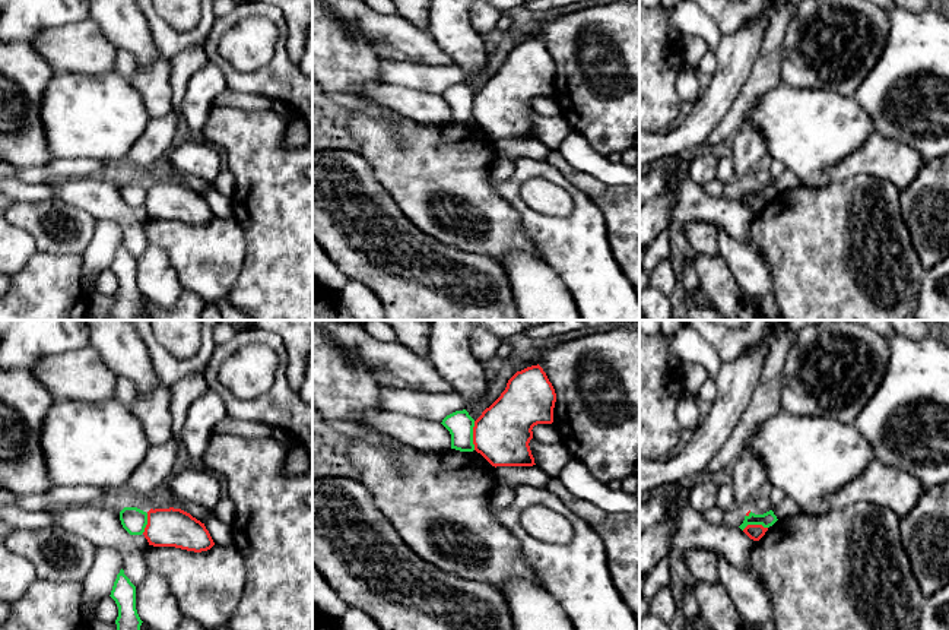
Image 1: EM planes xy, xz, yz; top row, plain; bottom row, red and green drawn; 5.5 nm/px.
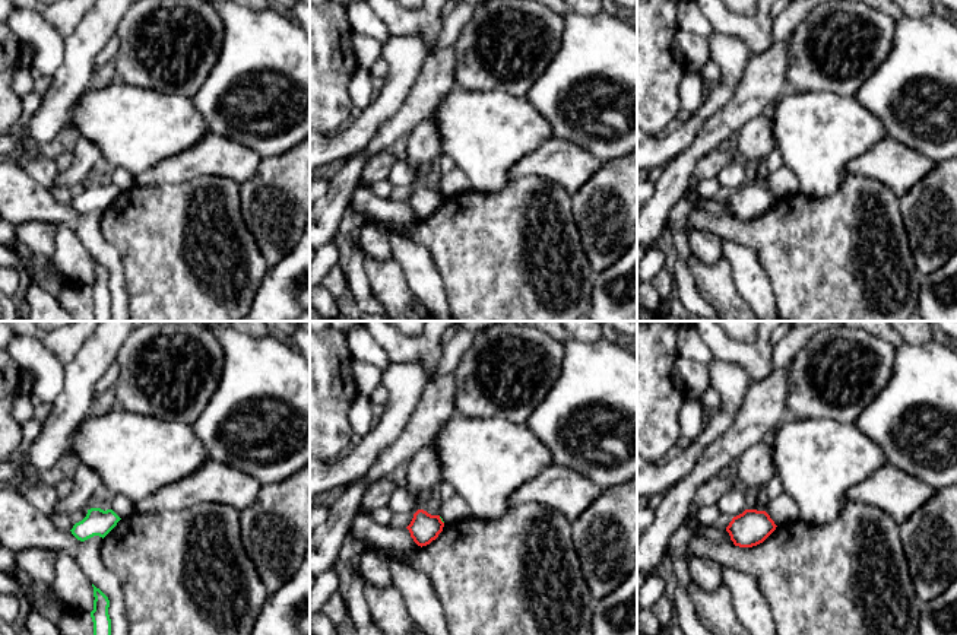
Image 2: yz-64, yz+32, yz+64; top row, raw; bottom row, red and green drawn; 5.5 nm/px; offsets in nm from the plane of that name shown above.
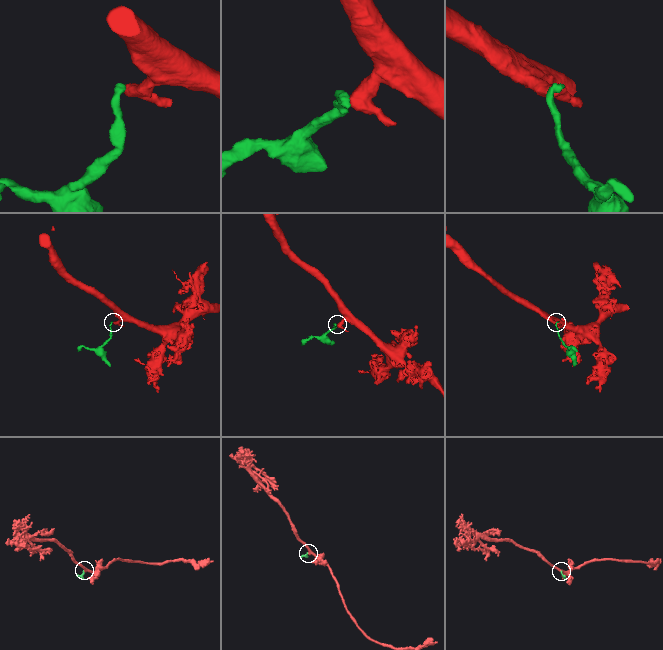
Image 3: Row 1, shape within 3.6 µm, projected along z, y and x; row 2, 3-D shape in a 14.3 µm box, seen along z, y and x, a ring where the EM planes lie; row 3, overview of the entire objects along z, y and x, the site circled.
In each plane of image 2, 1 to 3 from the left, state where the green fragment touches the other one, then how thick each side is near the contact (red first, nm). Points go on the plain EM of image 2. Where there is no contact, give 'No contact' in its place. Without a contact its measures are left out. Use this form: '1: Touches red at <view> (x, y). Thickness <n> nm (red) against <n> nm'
1: No contact
2: Touches red at yz+32 (440, 193). Thickness 160 nm (red) against 20 nm
3: No contact

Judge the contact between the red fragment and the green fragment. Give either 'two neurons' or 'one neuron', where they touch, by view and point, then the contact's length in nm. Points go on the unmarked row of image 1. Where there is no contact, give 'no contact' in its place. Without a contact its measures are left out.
two neurons; meets red in xz at (473, 108); contact 160 nm long

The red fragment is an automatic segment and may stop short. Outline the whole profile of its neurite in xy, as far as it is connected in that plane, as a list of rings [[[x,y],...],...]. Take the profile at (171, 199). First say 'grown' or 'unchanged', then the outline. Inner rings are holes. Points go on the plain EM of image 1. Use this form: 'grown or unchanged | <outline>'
unchanged | [[[150,181],[143,205],[149,218],[175,219],[201,225],[210,222],[215,215],[204,196],[181,181]]]

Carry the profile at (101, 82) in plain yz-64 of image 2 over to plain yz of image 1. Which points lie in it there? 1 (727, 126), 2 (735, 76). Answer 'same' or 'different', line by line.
1: same
2: different

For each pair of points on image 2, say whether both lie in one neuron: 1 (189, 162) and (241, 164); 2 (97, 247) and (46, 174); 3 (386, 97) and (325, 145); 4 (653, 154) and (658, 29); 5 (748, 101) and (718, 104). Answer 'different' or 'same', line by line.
1: same
2: different
3: same
4: different
5: different

